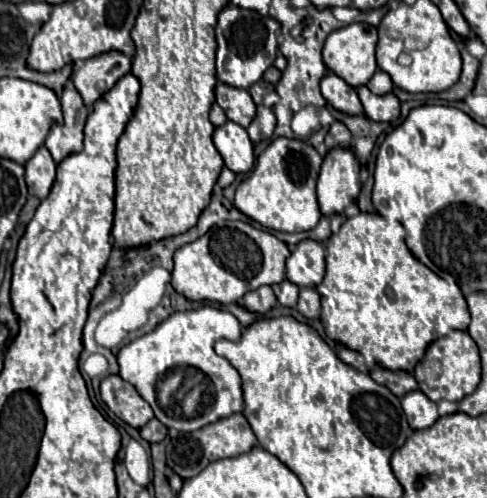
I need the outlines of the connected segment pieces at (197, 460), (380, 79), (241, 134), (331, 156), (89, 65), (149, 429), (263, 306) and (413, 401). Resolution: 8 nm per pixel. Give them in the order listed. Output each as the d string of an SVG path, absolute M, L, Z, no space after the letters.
M232 414L214 424L208 424L196 432L178 434L178 436L170 438L170 444L166 446L166 462L180 478L188 480L188 478L194 478L196 474L200 474L200 470L204 470L210 462L246 454L254 446L258 446L258 440L256 440L248 420L242 414Z
M376 70L376 74L370 78L370 82L366 86L368 86L368 90L372 90L372 94L388 94L394 88L390 76L382 70Z
M234 122L218 126L214 132L214 146L220 152L226 168L234 174L248 172L254 166L254 146L246 130Z
M334 148L326 154L318 176L318 206L324 216L344 214L360 194L358 160L350 150Z
M120 52L100 54L84 62L74 76L74 86L82 96L84 104L92 108L92 104L104 96L118 78L130 72L130 58Z
M152 418L144 428L140 428L140 436L146 442L150 442L150 444L162 442L166 438L166 434L168 434L168 428L160 420L156 420L156 418Z
M262 286L258 290L252 290L242 300L242 306L250 312L256 312L256 314L266 314L268 310L274 308L274 304L276 304L276 296L270 286Z
M420 390L406 394L402 398L402 408L406 412L406 418L408 418L408 424L412 426L412 430L424 430L438 420L436 404Z

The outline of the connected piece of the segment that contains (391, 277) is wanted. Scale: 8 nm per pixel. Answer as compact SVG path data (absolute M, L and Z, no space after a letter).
M380 214L352 216L342 224L338 234L330 236L326 242L326 276L316 290L322 298L320 320L326 326L326 336L350 350L362 352L362 348L370 348L374 360L392 372L402 370L412 374L414 366L422 360L426 348L434 340L454 330L466 330L470 324L468 304L456 279L449 274L434 274L418 262L404 244L402 224L388 222Z

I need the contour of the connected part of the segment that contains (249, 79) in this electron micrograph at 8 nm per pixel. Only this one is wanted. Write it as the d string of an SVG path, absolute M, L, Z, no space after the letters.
M226 6L216 24L216 74L218 80L234 86L234 88L244 88L248 90L254 82L262 78L262 74L272 66L276 52L278 52L278 42L276 42L276 30L280 24L270 18L270 16L260 16L258 12L244 10L238 6Z

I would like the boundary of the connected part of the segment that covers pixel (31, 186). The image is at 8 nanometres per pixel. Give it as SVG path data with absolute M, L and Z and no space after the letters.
M46 146L38 148L38 152L24 164L26 168L26 184L28 184L28 192L40 200L44 200L52 188L54 182L54 174L56 174L56 164L50 156L50 152L46 150Z

